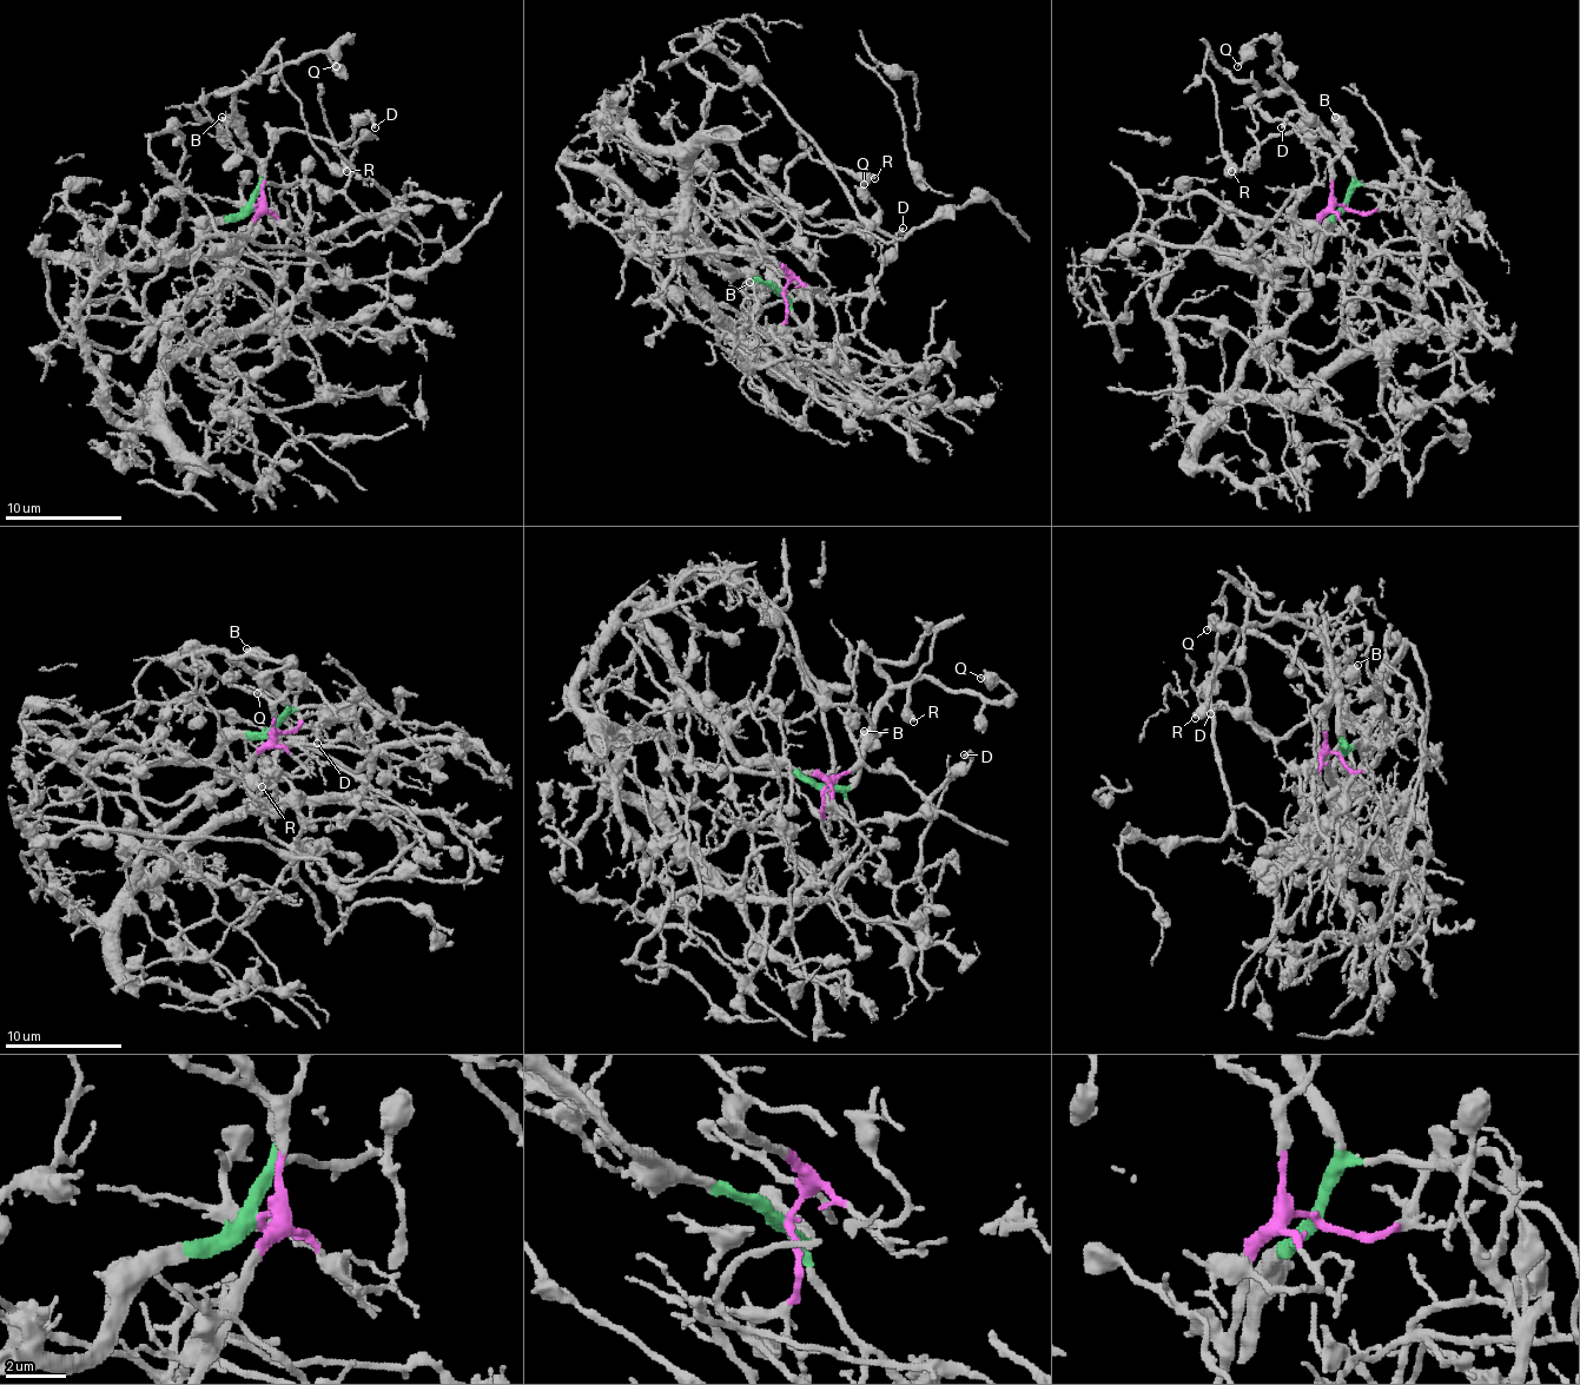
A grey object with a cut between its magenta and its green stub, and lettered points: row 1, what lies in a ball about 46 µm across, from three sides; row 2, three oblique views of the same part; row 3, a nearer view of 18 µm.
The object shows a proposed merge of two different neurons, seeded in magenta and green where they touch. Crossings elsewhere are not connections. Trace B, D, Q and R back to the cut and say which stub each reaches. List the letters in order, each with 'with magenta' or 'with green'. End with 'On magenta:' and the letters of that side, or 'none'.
B: with green
D: with magenta
Q: with green
R: with green
On magenta: D

